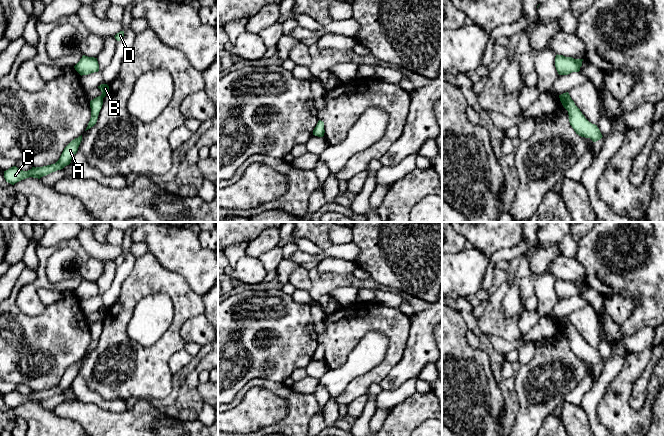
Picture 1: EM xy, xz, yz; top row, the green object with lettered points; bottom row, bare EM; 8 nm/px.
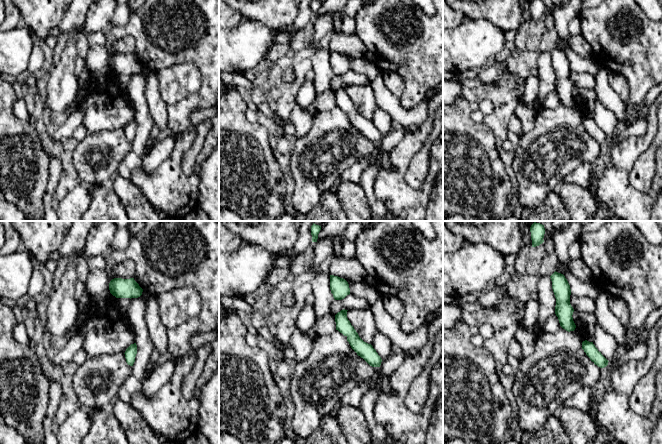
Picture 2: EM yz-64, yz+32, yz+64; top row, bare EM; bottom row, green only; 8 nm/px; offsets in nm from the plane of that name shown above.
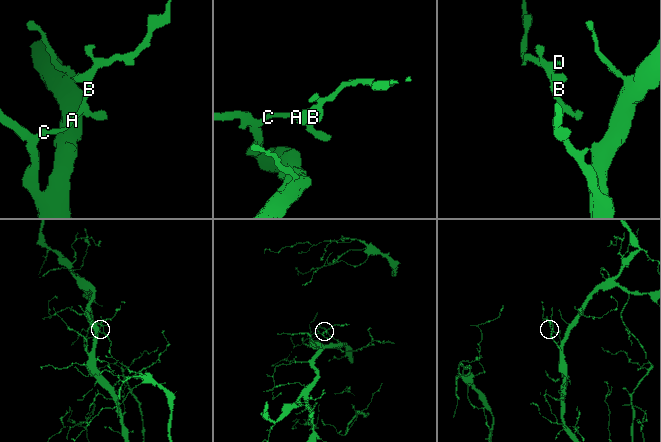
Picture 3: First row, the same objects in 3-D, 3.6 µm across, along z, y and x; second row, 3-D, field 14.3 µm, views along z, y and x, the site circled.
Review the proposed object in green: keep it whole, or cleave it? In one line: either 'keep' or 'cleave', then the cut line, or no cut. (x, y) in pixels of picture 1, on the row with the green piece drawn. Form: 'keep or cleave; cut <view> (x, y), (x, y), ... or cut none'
keep; cut none

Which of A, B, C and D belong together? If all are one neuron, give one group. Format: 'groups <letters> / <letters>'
groups A B C D

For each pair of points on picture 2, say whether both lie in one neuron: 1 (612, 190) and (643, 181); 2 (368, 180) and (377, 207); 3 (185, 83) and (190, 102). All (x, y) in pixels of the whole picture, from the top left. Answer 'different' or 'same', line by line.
1: different
2: same
3: different

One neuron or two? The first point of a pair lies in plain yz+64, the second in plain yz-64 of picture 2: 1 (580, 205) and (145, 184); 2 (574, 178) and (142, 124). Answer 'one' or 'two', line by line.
1: two
2: one

